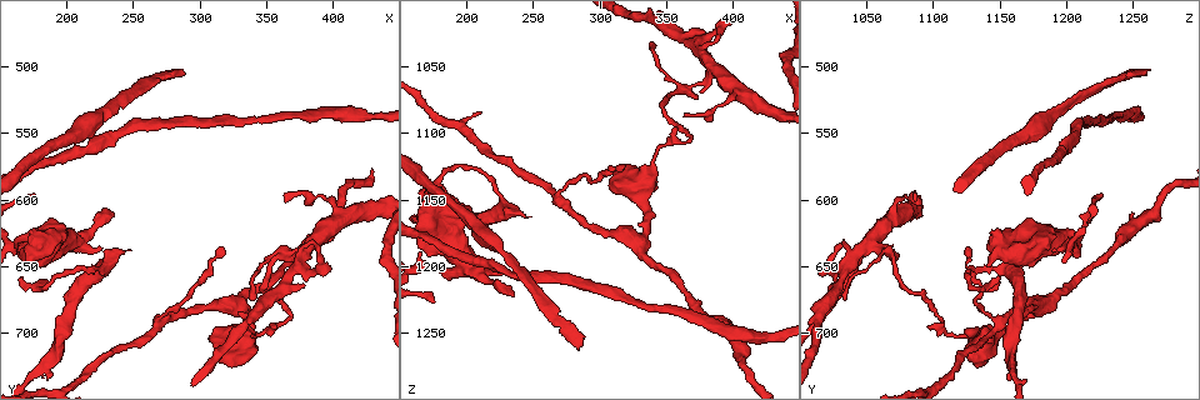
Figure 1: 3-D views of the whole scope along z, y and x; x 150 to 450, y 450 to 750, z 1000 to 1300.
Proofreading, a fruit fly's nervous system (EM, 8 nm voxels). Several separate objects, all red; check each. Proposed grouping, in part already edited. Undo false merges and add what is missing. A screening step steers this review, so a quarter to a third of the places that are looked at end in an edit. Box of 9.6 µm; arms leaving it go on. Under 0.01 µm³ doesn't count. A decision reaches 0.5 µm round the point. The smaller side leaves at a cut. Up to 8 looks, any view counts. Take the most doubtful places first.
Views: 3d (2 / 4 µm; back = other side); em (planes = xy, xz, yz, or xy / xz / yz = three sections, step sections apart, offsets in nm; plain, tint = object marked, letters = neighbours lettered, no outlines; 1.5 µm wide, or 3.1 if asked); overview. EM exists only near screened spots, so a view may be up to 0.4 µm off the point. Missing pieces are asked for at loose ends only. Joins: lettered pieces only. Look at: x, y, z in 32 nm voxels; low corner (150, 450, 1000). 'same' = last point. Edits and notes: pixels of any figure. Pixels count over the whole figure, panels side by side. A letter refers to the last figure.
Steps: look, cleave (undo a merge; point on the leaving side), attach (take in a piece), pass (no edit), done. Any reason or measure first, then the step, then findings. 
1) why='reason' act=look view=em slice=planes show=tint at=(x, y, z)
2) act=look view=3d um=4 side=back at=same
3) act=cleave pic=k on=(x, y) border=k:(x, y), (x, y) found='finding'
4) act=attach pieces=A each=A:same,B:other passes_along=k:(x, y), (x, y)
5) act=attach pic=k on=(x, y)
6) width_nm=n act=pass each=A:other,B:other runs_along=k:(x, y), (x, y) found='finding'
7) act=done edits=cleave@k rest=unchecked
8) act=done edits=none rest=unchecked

why='long arm stops here' act=look view=em slice=planes show=letters at=(284, 506, 1262)

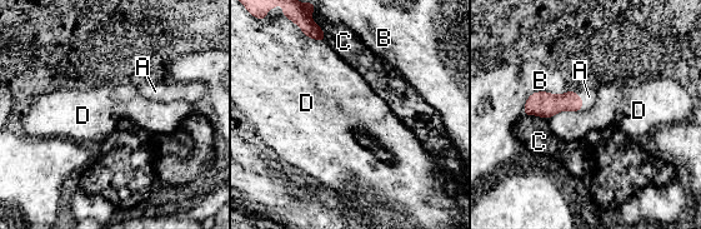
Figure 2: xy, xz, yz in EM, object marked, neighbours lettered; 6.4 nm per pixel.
width_nm=130 act=attach pic=2 on=(589, 96) each=A:same,B:other,C:other,D:other passes_along=2:(544, 104), (581, 99), (589, 96) found='it goes on there'

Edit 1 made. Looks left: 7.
why='redraw' act=look view=overview

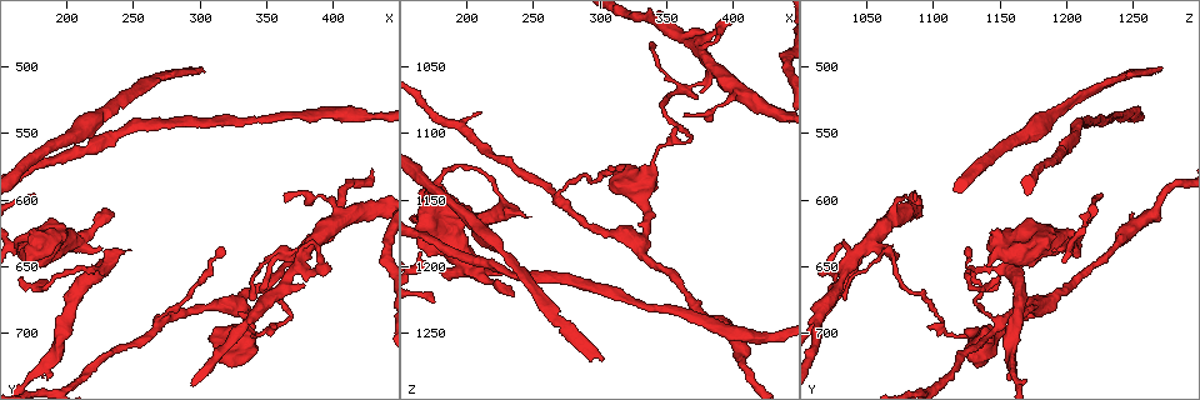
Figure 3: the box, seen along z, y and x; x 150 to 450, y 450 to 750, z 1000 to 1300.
why='free end' act=look view=3d um=4 side=back at=(246, 638, 1162)

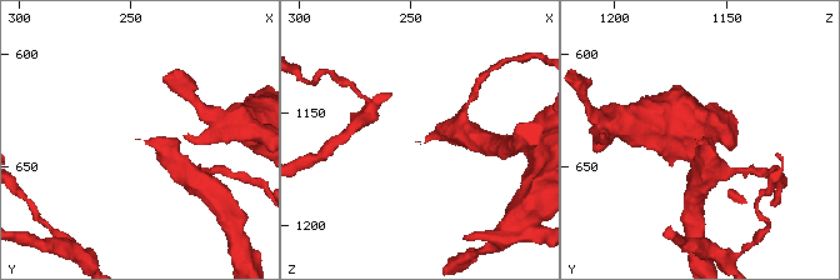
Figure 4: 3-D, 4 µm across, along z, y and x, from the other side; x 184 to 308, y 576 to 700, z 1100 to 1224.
act=look view=em slice=xz step=4 show=letters at=(243, 638, 1162)

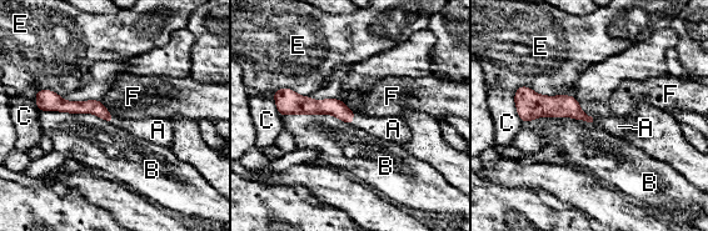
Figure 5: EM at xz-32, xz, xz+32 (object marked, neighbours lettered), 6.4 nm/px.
why='cut it another way' act=look view=em slice=planes show=letters at=same

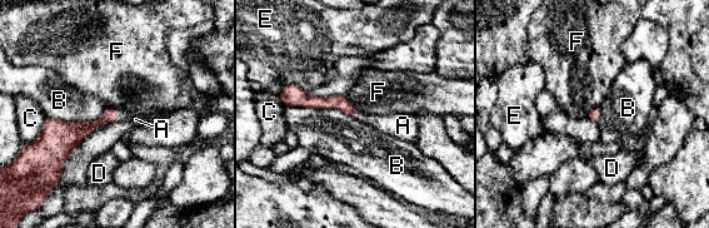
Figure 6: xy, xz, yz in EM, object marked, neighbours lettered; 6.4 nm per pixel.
longest_contact=B:480nm act=attach pic=6 on=(135, 119) each=A:same,B:other,C:other,D:other,E:other,F:other passes_along=6:(81, 129), (118, 115), (135, 119) found='it goes on there'

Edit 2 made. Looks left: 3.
why='redraw' act=look view=overview

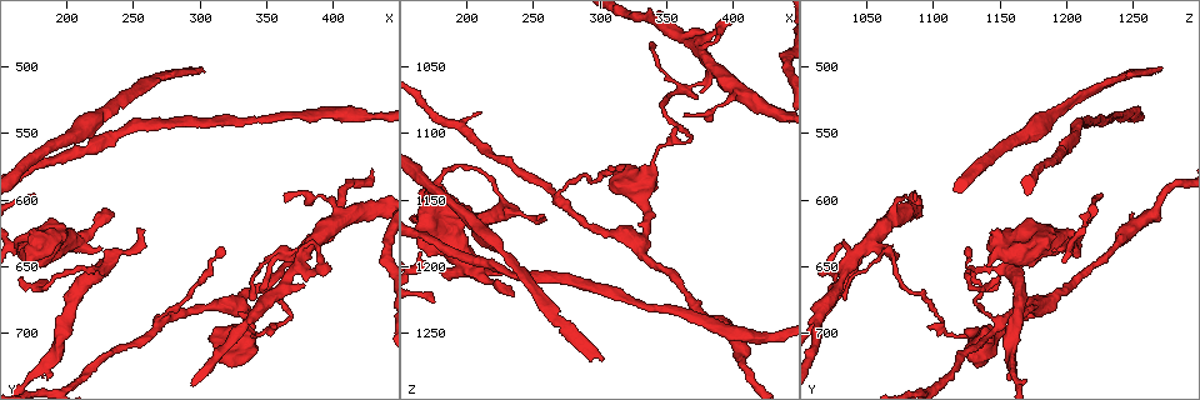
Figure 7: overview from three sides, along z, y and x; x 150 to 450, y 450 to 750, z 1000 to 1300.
why='sudden change in width' act=look view=em slice=yz step=8 show=tint at=(188, 720, 1160)

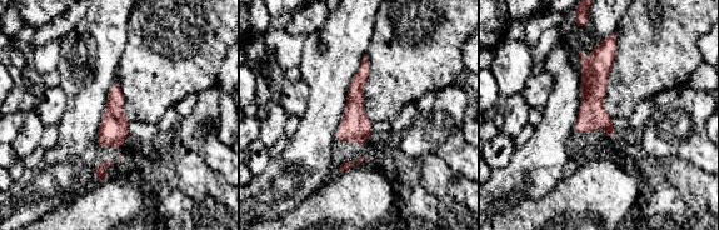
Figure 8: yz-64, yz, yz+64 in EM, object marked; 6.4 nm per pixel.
act=look view=em slice=planes show=letters at=same

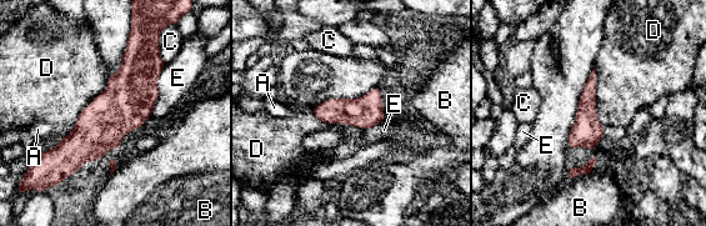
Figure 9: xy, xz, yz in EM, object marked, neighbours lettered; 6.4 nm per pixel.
width_nm=200 act=pass each=A:other,B:other,C:other,D:other,E:other found='continuous, no second cell'

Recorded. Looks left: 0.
act=done edits=attach@2,attach@6 rest=unchecked

